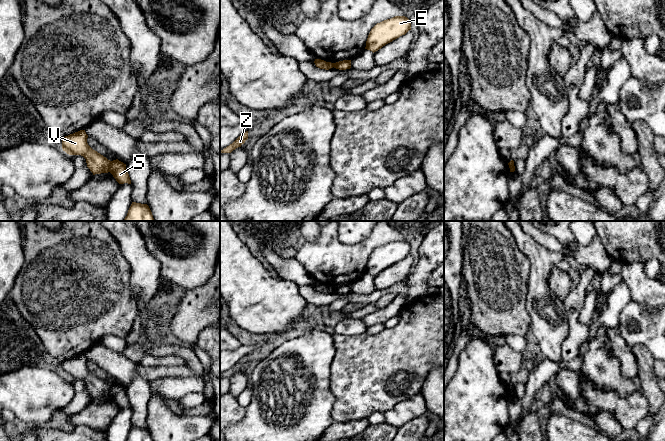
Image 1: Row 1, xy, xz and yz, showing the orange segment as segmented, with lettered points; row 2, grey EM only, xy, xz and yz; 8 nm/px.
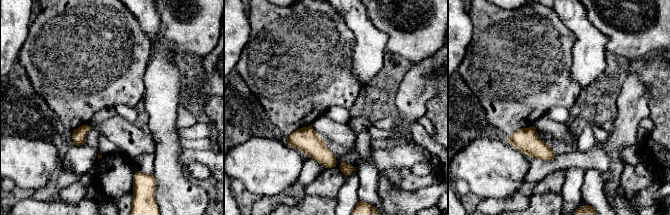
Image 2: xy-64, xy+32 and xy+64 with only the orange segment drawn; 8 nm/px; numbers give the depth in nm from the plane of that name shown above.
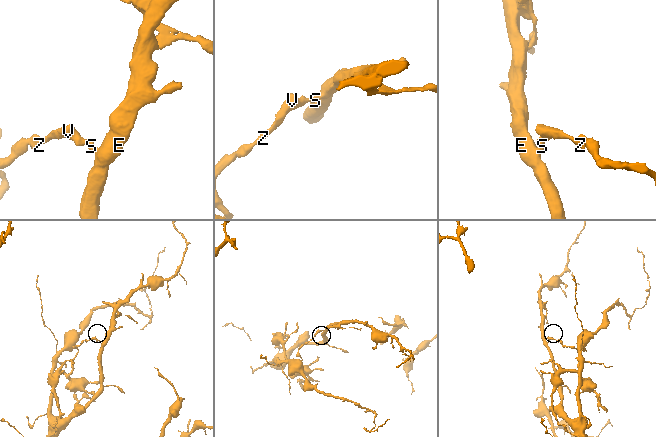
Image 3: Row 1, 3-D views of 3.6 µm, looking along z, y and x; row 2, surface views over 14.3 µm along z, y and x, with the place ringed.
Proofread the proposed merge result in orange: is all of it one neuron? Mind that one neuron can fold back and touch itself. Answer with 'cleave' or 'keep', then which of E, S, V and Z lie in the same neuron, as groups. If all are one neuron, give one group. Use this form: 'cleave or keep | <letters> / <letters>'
cleave | E S / V Z

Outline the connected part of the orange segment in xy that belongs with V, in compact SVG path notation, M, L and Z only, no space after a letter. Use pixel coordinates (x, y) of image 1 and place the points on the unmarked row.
M80 354L62 362L62 373L69 379L81 379L86 383L87 391L95 398L110 396L110 384L93 374L87 367L88 359L85 354Z

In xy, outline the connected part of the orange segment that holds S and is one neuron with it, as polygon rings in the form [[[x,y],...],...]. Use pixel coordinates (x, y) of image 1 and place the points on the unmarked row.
[[[118,383],[110,385],[110,397],[119,408],[131,408],[129,398],[126,394],[126,388],[119,385]]]

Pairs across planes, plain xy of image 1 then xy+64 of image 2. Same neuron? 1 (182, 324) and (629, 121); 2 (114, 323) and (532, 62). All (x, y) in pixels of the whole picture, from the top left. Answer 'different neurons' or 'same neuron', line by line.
1: same neuron
2: same neuron

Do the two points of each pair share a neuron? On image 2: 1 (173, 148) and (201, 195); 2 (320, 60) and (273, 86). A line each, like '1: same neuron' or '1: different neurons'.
1: same neuron
2: same neuron

